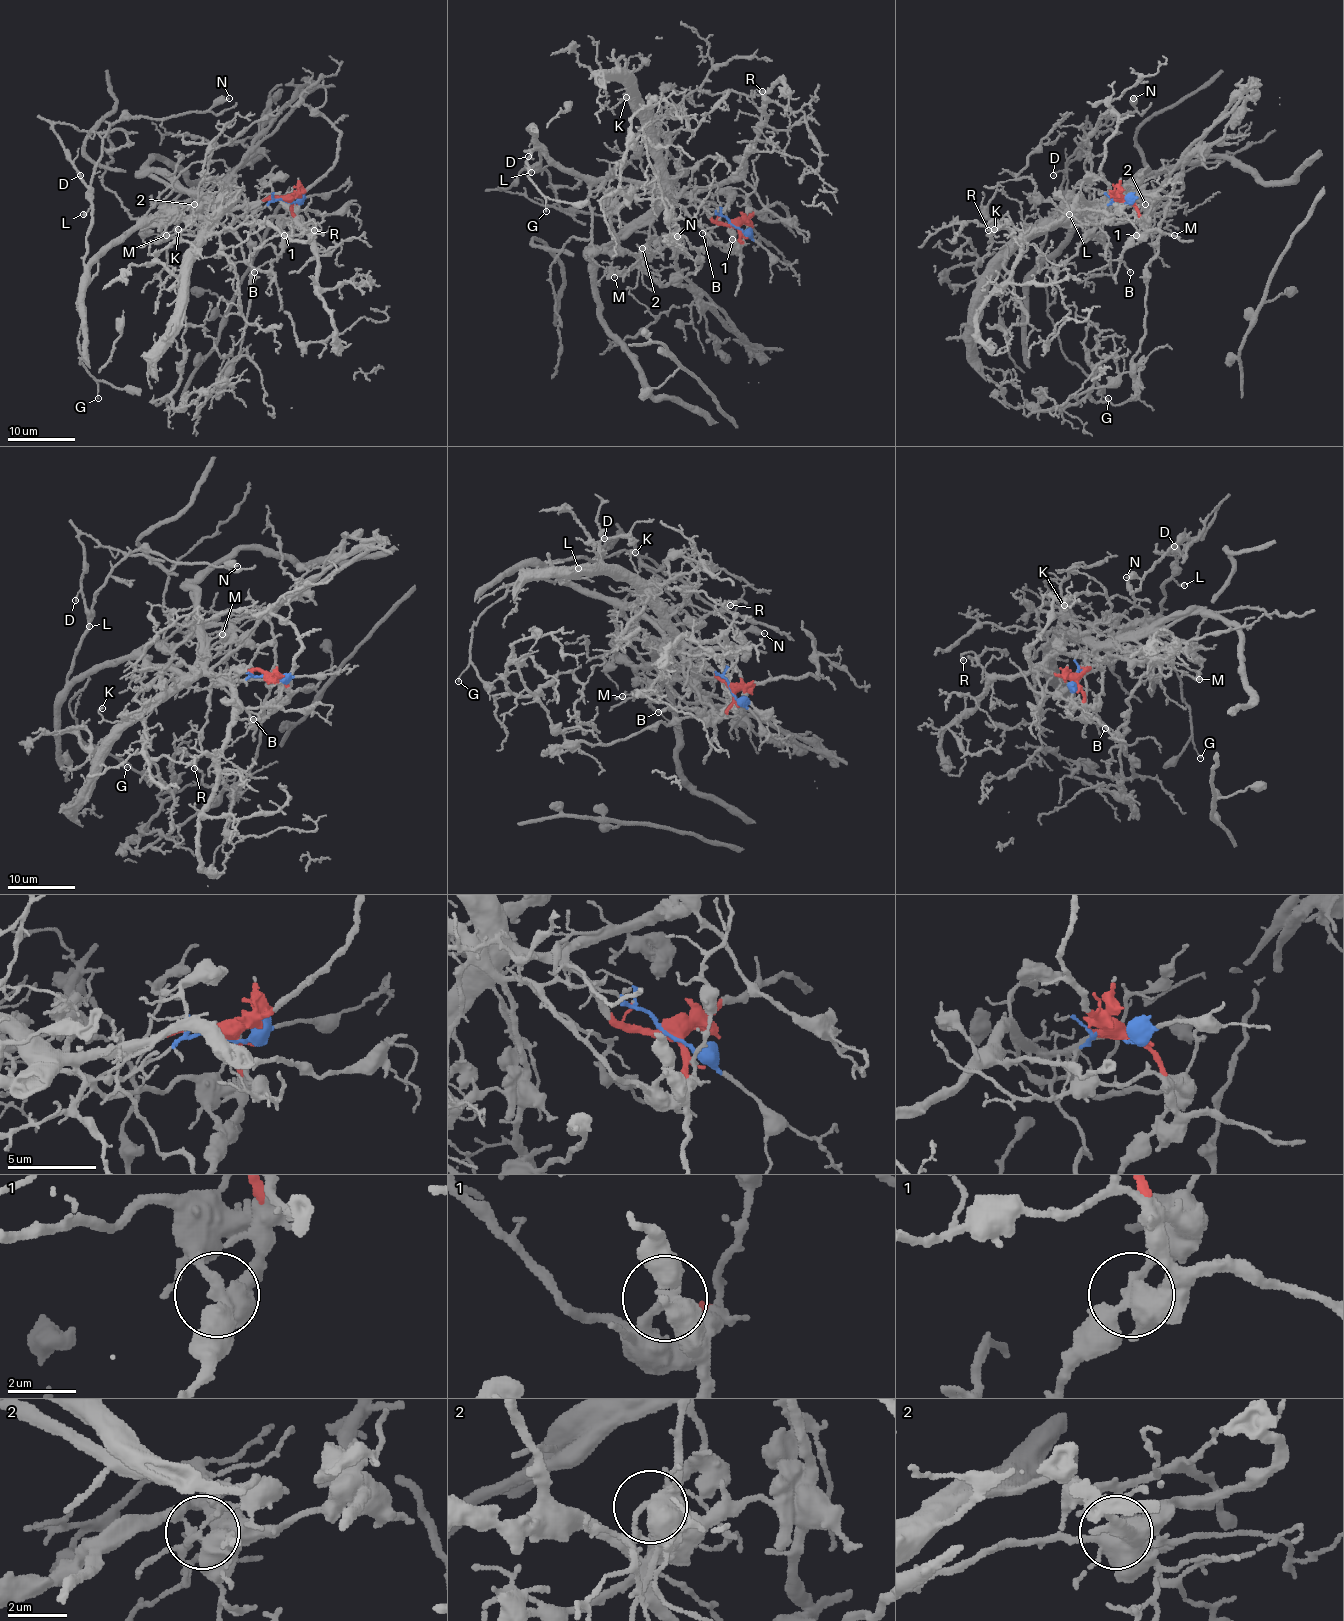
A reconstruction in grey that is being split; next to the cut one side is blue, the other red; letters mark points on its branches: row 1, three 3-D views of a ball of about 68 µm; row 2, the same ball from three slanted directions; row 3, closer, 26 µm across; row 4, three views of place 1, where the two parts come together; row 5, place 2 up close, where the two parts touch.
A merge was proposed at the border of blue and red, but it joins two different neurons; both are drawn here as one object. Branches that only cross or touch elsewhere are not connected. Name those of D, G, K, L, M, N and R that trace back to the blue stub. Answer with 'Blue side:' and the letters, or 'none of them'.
Blue side: D, G, L, N

